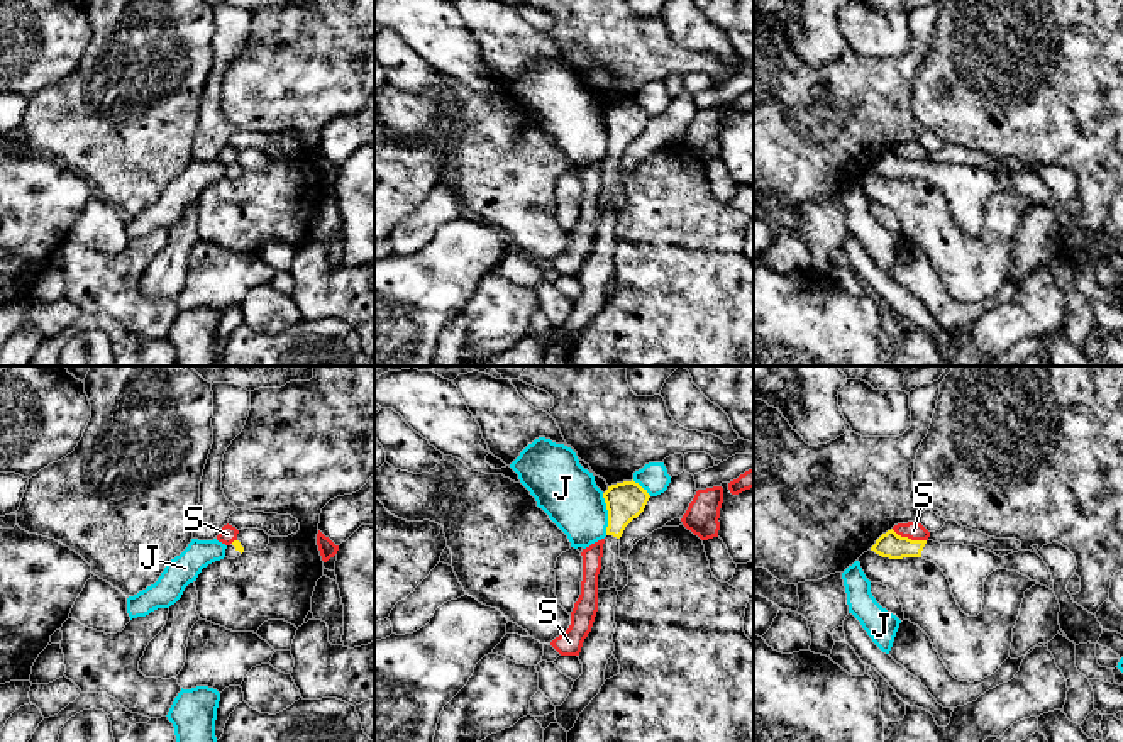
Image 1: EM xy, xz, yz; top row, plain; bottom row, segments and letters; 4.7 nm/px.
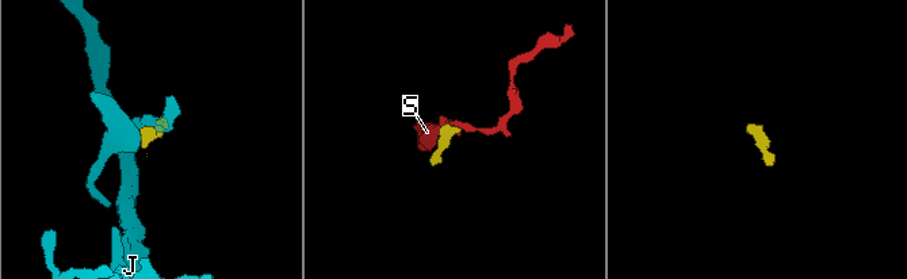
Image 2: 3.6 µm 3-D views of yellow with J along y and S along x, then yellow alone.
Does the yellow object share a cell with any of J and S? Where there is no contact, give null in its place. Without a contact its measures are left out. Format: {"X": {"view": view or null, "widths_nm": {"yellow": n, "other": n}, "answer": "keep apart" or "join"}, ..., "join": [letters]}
{"J": {"view": "xz", "widths_nm": {"yellow": 180, "other": 280}, "answer": "keep apart"}, "S": {"view": "yz", "widths_nm": {"yellow": 120, "other": 90}, "answer": "keep apart"}, "join": []}

